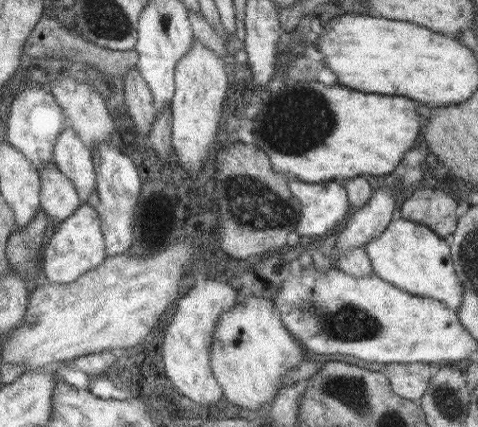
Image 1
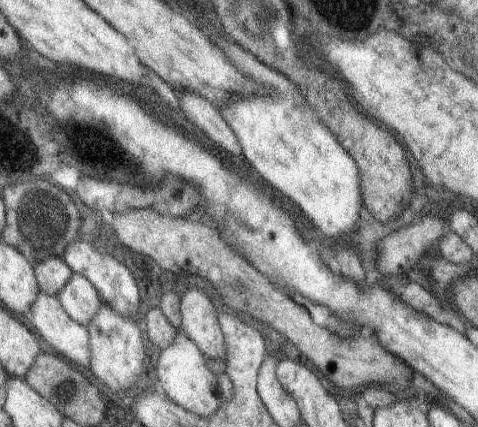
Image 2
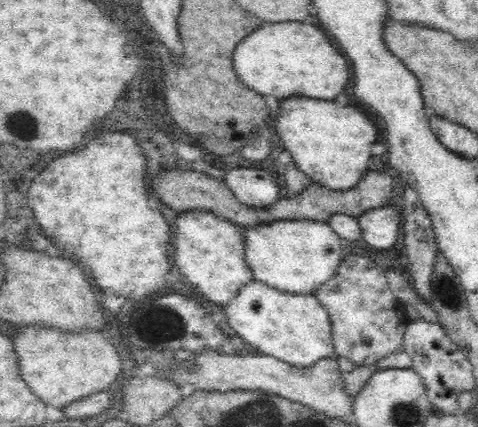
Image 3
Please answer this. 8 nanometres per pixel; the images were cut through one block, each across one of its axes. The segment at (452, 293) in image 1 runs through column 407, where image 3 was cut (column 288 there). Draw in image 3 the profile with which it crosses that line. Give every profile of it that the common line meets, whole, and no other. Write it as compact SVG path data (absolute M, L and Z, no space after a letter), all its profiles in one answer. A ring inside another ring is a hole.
M280 220L258 224L256 228L238 226L246 238L246 264L252 268L254 280L270 284L282 292L312 294L336 276L340 260L348 252L346 242L320 220Z

